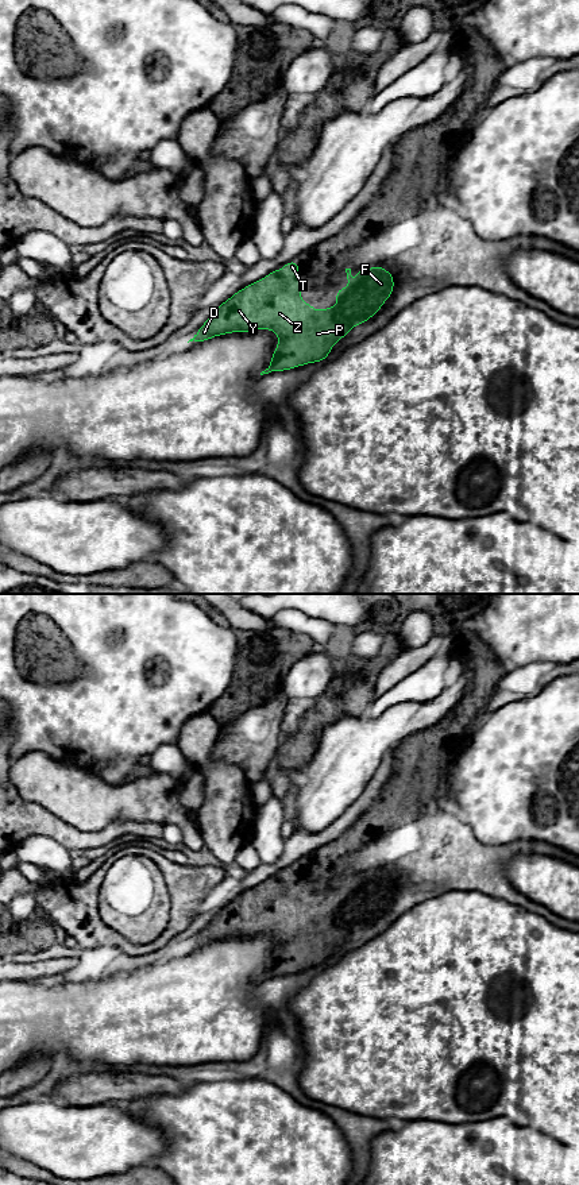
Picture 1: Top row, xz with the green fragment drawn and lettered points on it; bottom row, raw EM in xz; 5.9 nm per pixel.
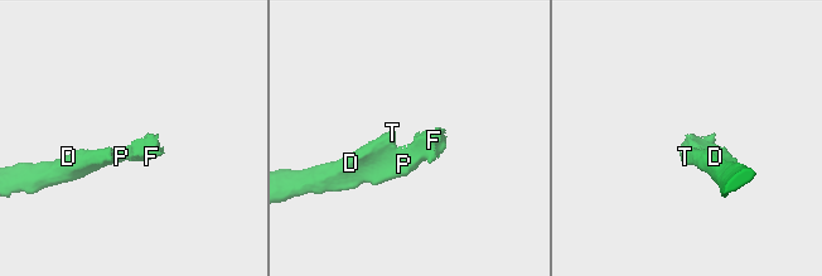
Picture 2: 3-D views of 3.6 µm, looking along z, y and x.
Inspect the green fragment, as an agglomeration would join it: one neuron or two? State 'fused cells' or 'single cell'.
single cell

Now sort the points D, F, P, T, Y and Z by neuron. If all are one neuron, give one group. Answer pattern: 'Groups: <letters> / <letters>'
Groups: D F P T Y Z

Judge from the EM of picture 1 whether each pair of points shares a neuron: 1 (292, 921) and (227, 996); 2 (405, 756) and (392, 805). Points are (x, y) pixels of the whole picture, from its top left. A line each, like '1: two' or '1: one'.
1: two
2: one

